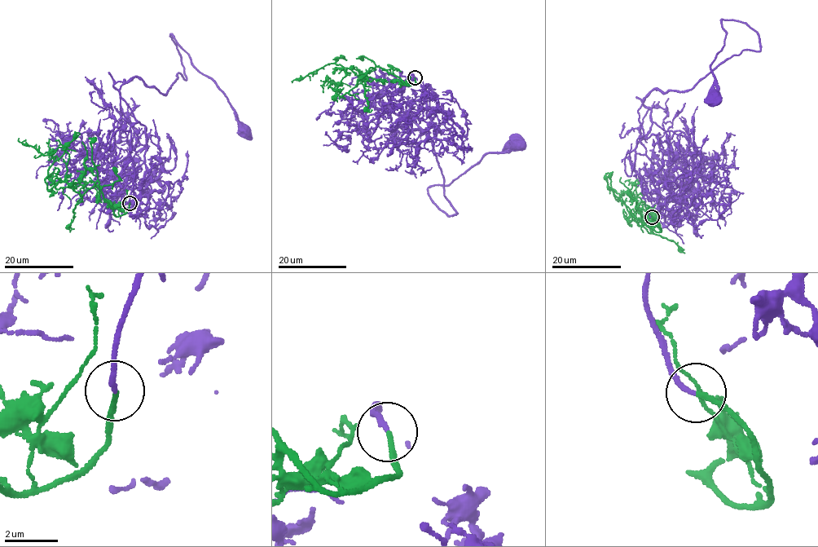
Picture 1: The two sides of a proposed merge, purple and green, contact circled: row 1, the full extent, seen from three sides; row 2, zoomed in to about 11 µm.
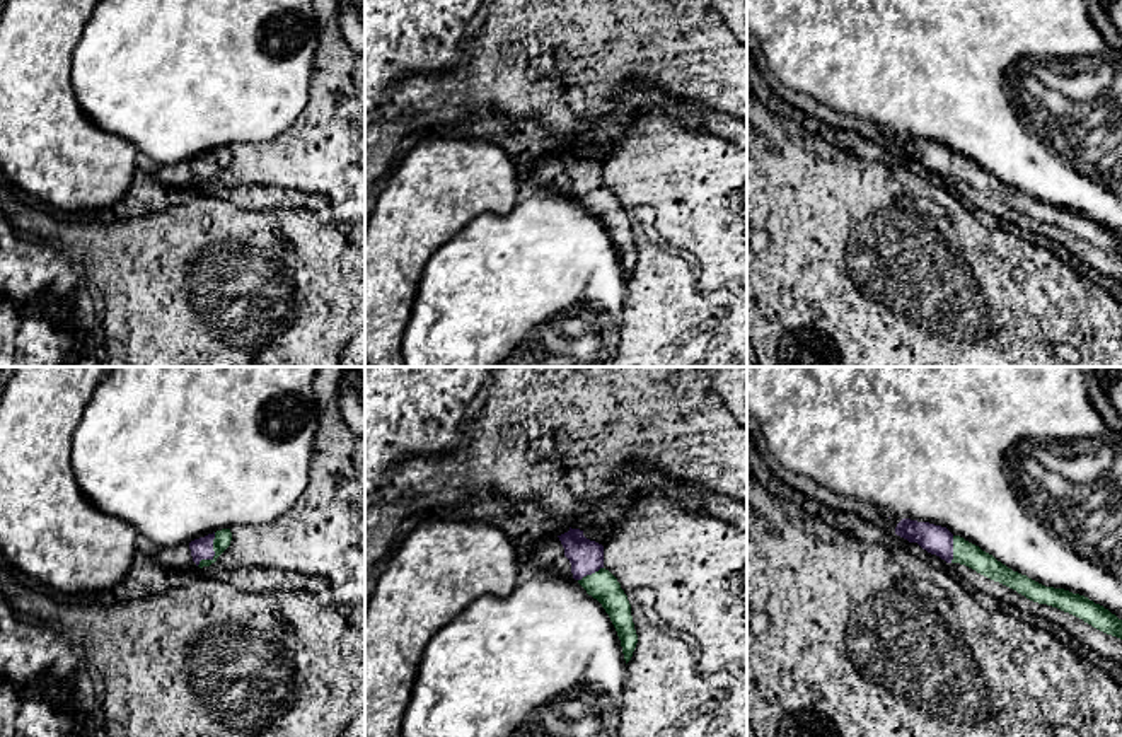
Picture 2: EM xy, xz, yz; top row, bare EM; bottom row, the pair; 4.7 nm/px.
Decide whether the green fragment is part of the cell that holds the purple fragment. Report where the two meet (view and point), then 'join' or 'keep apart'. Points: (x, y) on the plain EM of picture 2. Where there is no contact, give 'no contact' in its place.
xy (213, 171) | join

